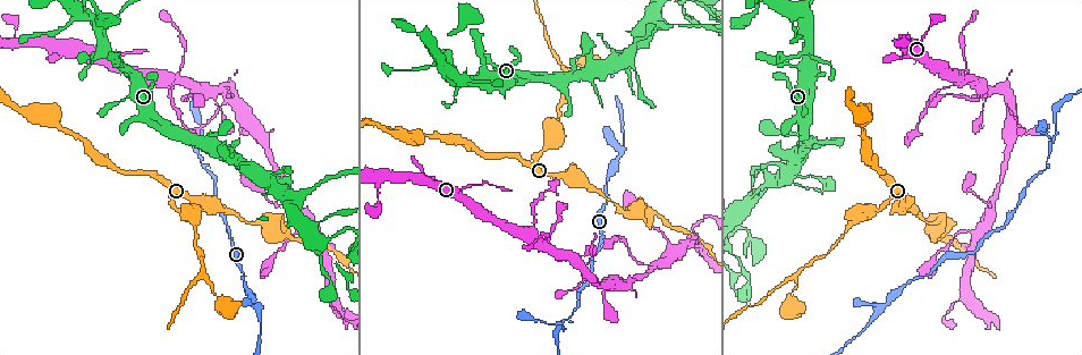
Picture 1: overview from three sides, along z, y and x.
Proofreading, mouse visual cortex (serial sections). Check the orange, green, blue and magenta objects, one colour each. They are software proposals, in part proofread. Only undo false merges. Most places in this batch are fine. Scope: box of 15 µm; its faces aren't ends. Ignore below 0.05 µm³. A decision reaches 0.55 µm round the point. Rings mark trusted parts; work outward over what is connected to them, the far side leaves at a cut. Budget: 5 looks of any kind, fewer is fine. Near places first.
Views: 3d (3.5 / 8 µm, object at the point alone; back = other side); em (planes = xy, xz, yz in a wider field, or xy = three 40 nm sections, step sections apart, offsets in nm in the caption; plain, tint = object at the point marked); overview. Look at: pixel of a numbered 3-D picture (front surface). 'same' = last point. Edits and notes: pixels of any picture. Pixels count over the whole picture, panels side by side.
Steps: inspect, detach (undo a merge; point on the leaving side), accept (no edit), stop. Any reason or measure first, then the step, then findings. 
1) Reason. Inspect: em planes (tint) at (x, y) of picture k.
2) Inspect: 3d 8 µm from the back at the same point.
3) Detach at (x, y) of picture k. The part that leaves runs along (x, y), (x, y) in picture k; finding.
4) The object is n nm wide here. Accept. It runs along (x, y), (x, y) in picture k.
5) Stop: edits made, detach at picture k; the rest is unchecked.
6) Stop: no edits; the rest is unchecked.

Narrows sharply. Inspect: 3d 3.5 µm at (941, 240) of picture 1.

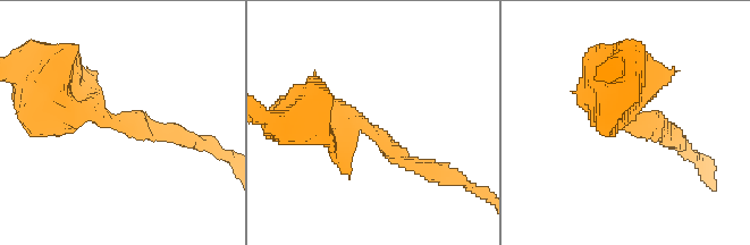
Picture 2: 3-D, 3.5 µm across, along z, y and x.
The arms are 150, 400 nm wide. Inspect: em xy step 1 (tint) at (372, 133) of picture 2.

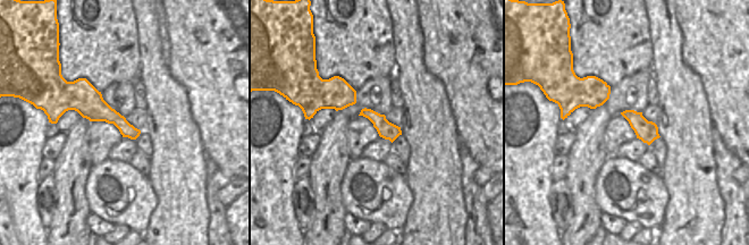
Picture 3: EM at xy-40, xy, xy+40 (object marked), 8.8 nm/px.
Accept. It runs along (306, 111), (362, 123), (401, 161), (431, 169) in picture 2; continuous, no second cell.

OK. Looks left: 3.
Four-way junction. Inspect: 3d 3.5 µm at (534, 231) of picture 1.

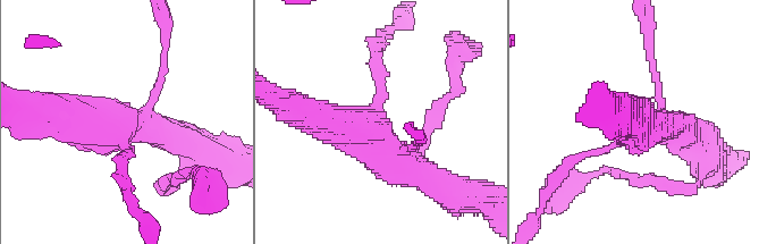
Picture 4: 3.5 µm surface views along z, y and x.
4 arms meet here; the arms are 150, 150, 400, 450 nm wide. Inspect: em xy step 2 (tint) at (118, 139) of picture 4.

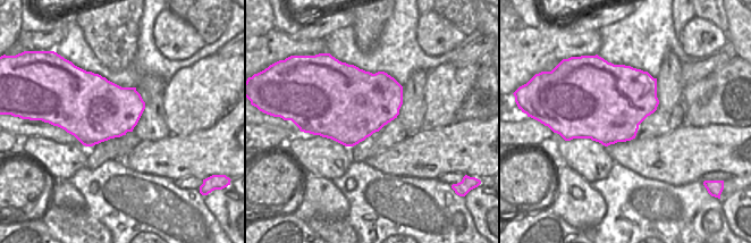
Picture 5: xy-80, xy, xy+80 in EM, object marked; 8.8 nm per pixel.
Accept. All the same cell.

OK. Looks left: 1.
Stop: no edits; the rest is unchecked.

